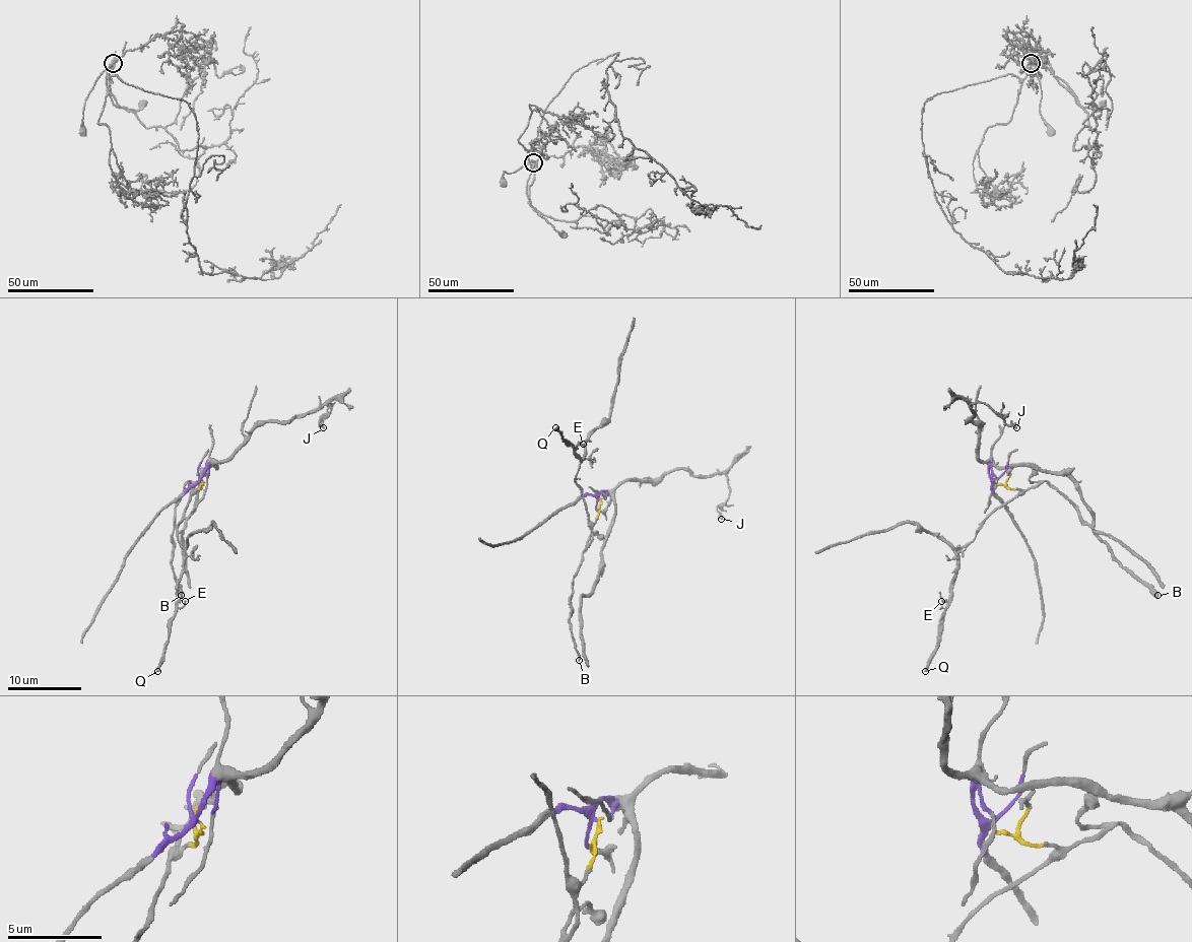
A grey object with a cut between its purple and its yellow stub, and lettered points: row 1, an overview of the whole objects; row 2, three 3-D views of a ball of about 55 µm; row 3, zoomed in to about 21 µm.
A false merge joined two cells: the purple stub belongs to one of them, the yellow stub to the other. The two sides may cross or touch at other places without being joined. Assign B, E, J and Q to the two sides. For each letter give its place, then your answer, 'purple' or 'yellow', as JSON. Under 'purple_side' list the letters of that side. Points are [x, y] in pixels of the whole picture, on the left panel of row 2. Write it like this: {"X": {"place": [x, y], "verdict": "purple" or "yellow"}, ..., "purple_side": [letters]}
{"B": {"place": [181, 595], "verdict": "yellow"}, "E": {"place": [185, 601], "verdict": "yellow"}, "J": {"place": [323, 427], "verdict": "purple"}, "Q": {"place": [157, 671], "verdict": "yellow"}, "purple_side": ["J"]}

